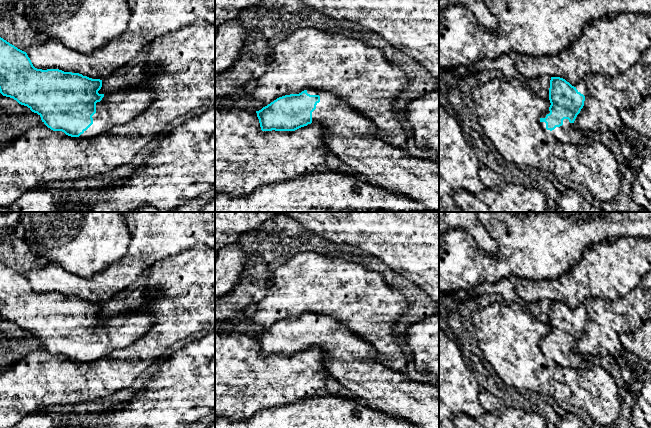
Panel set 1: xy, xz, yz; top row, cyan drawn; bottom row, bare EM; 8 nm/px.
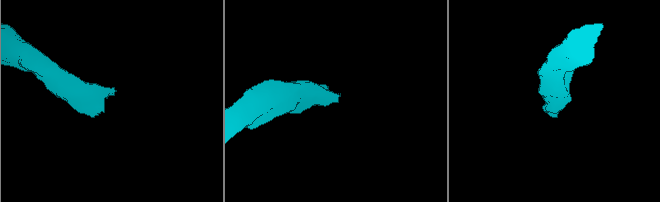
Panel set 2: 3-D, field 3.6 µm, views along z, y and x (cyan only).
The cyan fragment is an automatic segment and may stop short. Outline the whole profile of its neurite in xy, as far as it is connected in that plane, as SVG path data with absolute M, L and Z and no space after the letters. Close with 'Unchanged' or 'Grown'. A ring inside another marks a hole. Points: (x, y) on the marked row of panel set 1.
M0 37L0 93L37 113L42 122L53 131L62 131L71 137L93 138L107 133L114 126L130 122L155 100L153 91L144 88L117 90L104 95L98 93L101 87L102 80L92 79L79 73L64 72L59 69L37 69L26 52Z. Grown

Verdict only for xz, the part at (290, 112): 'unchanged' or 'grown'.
grown

